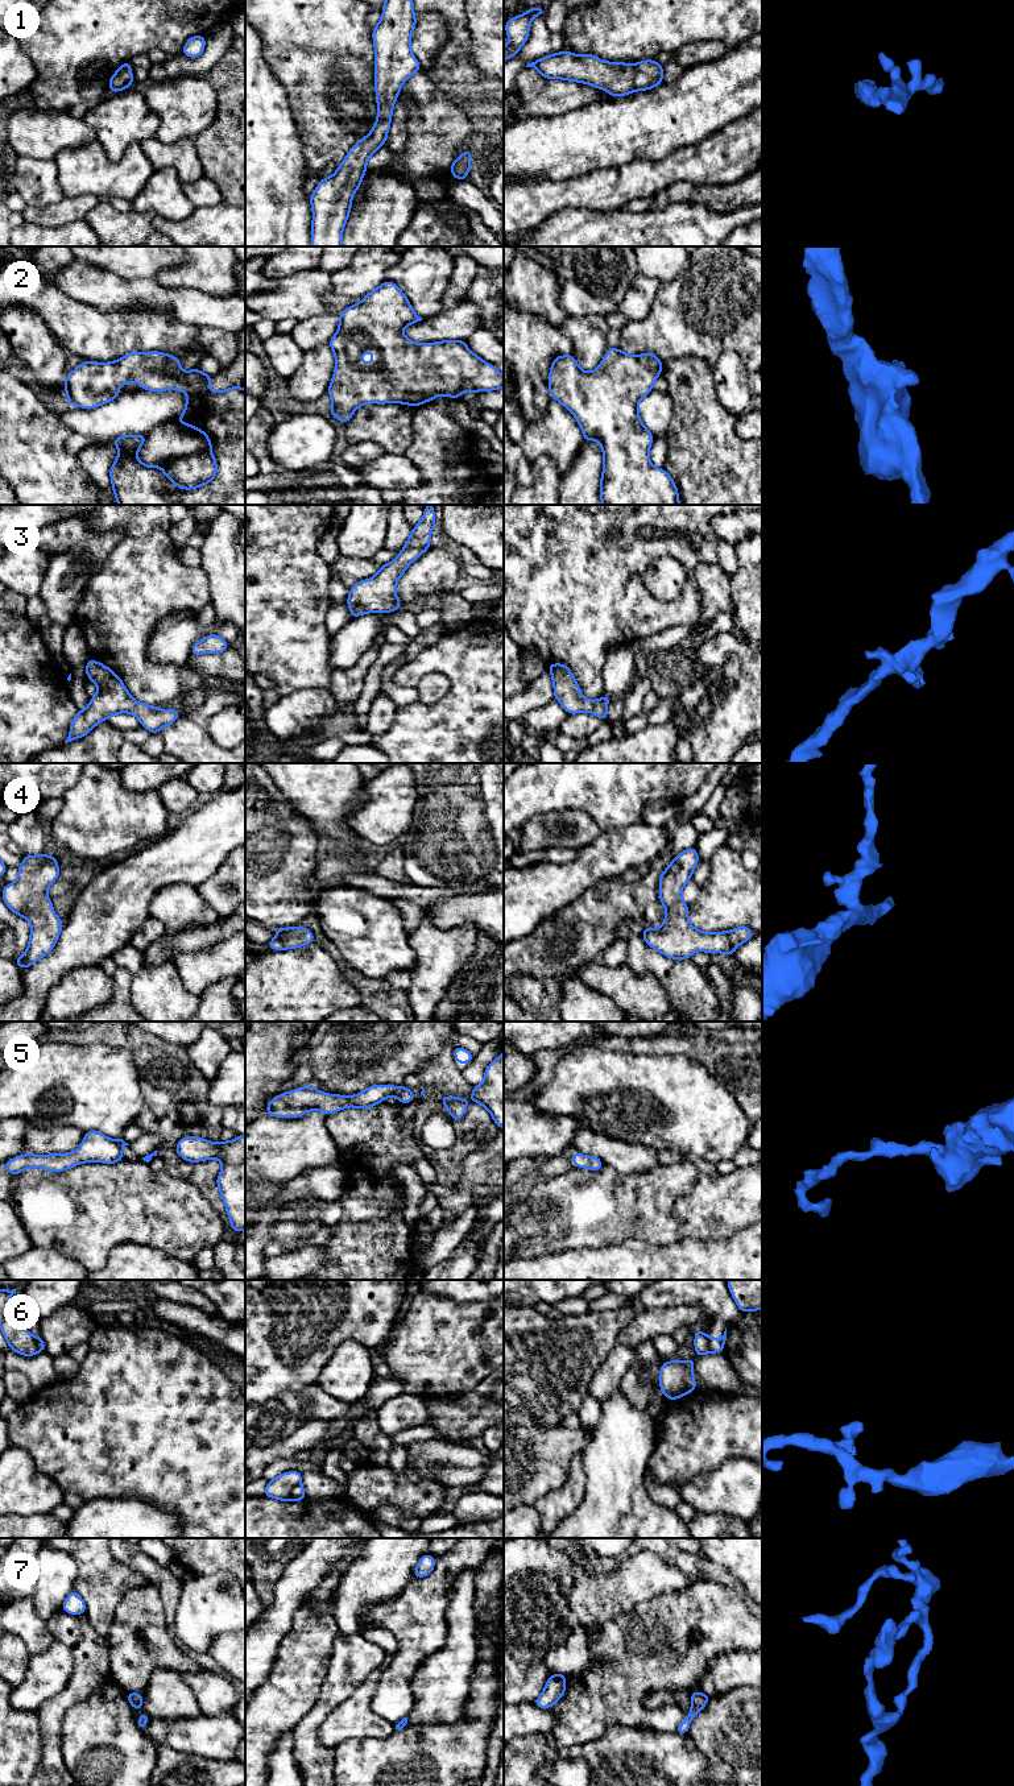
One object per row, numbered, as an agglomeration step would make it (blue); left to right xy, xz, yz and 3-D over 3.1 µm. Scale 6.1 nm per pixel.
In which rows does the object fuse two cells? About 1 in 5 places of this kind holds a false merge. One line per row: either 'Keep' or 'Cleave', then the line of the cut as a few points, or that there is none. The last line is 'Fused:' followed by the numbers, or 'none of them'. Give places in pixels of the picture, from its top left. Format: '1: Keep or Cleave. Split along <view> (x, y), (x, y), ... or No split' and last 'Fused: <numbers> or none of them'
1: Keep. No split
2: Keep. No split
3: Keep. No split
4: Keep. No split
5: Keep. No split
6: Cleave. Split along xz (299, 1483), (294, 1487), (289, 1499)
7: Keep. No split
Fused: 6

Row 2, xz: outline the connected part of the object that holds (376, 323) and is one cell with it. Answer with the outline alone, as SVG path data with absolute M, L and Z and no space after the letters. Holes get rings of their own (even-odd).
M385 281L360 303L339 314L338 332L328 341L335 355L335 372L327 393L332 399L330 414L345 424L355 410L365 403L419 406L438 395L459 399L460 393L491 391L504 388L504 376L489 362L476 356L464 340L414 343L402 330L421 322L400 287ZM371 351L374 359L363 364L363 355Z

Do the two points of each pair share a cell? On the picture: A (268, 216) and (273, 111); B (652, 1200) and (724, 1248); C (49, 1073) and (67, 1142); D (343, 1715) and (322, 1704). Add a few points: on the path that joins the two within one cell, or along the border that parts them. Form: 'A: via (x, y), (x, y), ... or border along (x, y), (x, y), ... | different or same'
A: via (265, 190), (265, 137) | same
B: border along (740, 1231), (727, 1238), (682, 1238), (679, 1240) | different
C: border along (32, 1126), (74, 1126), (83, 1132) | different
D: via (338, 1715), (332, 1715), (327, 1710) | same

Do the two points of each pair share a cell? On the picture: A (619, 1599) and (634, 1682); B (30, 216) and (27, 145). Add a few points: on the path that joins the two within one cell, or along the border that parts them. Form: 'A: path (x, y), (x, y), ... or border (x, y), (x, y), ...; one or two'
A: border (649, 1599), (636, 1603), (601, 1625); two
B: border (19, 156), (53, 161); two

